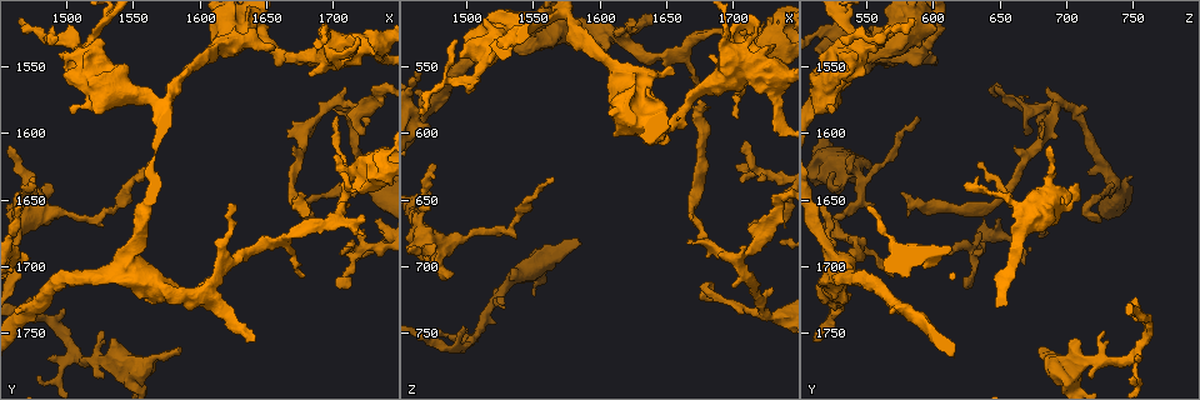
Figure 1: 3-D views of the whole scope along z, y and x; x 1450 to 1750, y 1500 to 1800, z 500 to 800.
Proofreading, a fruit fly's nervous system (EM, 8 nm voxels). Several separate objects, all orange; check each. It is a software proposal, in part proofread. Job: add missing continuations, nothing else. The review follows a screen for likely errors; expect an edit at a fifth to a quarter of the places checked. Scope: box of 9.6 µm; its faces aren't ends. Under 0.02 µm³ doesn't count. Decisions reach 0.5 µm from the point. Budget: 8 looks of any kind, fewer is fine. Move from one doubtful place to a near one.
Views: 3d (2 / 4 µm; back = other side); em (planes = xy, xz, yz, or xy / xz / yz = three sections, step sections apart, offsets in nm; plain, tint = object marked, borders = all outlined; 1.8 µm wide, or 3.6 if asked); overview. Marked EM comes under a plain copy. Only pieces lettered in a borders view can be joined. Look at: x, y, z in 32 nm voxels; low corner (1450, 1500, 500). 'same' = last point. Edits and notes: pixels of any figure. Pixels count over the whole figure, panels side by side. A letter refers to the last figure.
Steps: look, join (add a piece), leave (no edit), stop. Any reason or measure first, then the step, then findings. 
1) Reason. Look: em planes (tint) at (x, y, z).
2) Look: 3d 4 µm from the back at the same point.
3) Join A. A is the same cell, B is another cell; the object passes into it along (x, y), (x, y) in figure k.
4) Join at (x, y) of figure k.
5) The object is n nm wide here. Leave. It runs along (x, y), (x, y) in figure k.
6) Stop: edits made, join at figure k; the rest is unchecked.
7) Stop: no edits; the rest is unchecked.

Three arms meet. Look: 3d 2 µm at (1702, 1578, 696).

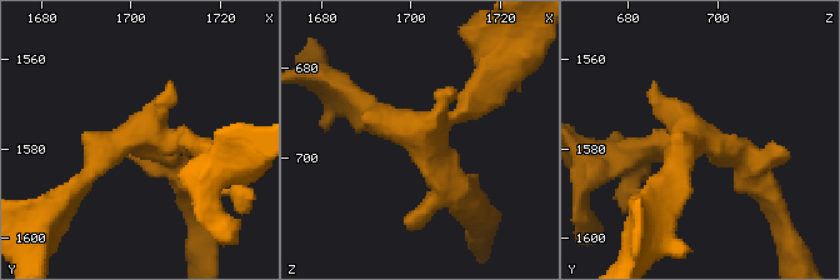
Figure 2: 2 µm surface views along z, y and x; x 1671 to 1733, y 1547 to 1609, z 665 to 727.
Shape alone is not enough. Look: em yz step 8 (tint) at (1702, 1578, 697).

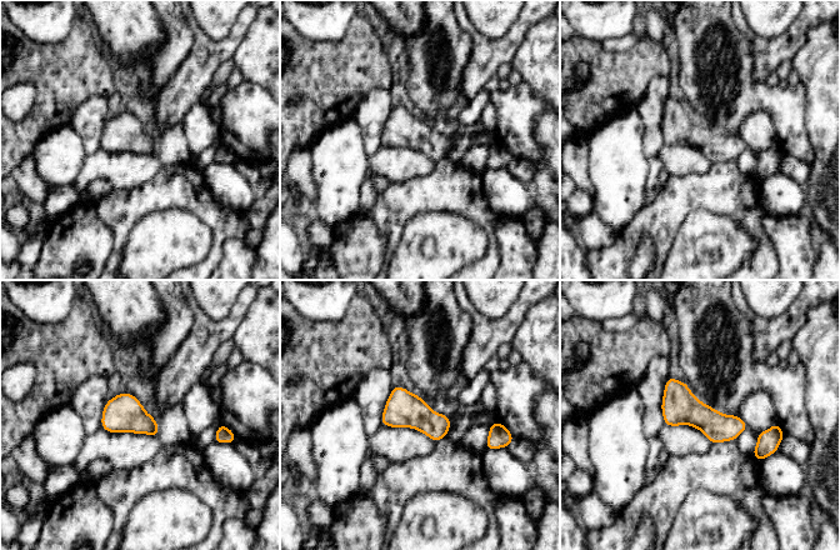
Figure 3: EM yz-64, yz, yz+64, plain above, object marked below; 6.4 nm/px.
Another direction. Look: em planes (borders) at the same point.

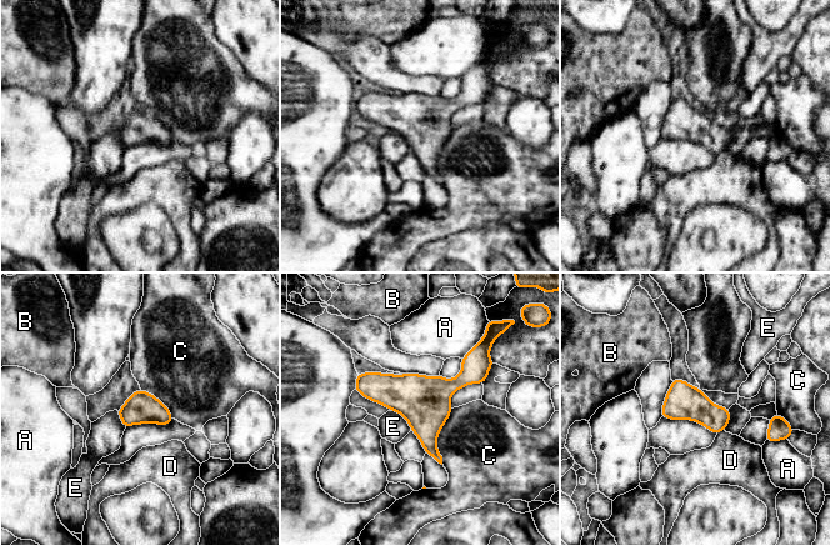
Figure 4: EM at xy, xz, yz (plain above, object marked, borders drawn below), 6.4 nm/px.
Leave. A, B, C, D and E are other cells; a border runs along (391, 410), (396, 411), (411, 430) in figure 4; none of them fits.

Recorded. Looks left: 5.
Long arm stops here. Look: 3d 4 µm at (1674, 1644, 578).

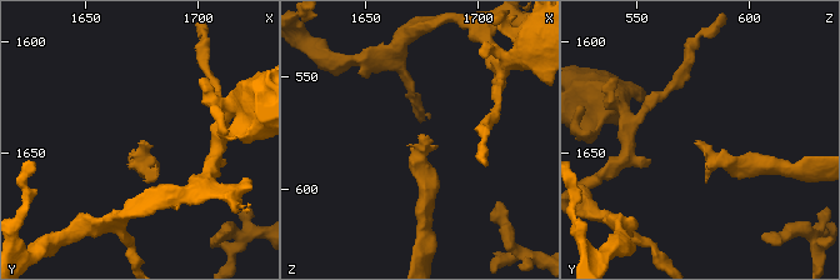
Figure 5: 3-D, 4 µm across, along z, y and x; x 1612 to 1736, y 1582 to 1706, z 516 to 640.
Look: em planes (tint) at (1674, 1645, 576).

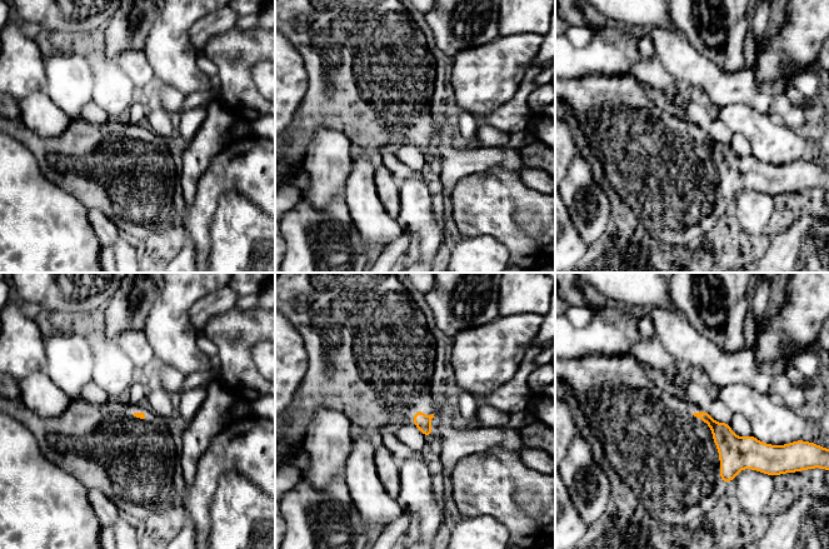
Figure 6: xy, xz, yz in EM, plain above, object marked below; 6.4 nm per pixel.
Look: em planes (borders) at the same point.

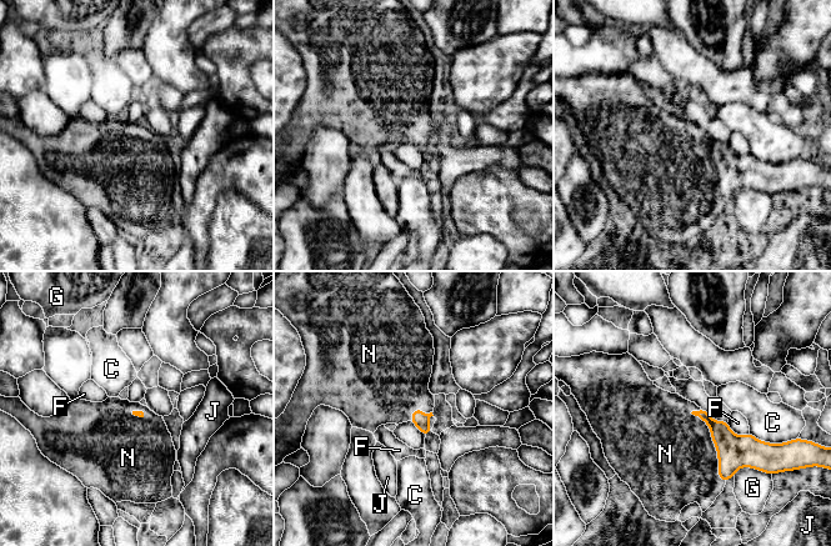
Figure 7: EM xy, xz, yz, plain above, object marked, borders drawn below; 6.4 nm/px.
Join N. N is the same cell, C, F, G and J are other cells; the object passes into it along (734, 451), (714, 442), (677, 456) in figure 7; it goes on there.

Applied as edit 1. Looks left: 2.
Thin end. Look: em planes (borders) at (1476, 1634, 632).

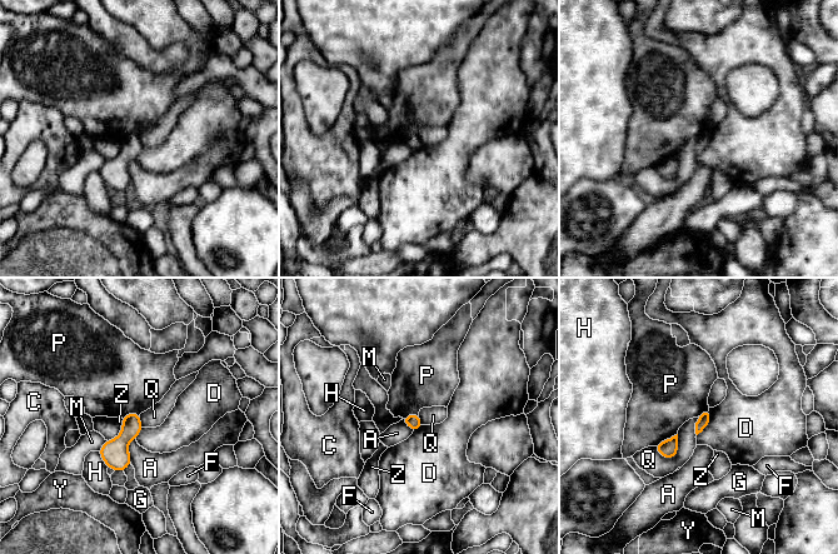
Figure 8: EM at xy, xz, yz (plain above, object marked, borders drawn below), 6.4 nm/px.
Leave. A, C, D, F, G, H, M, P, Q, Y and Z are other cells; none of them fits.

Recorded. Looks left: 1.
Stop: edits made, join at figure 7; the rest is unchecked.

